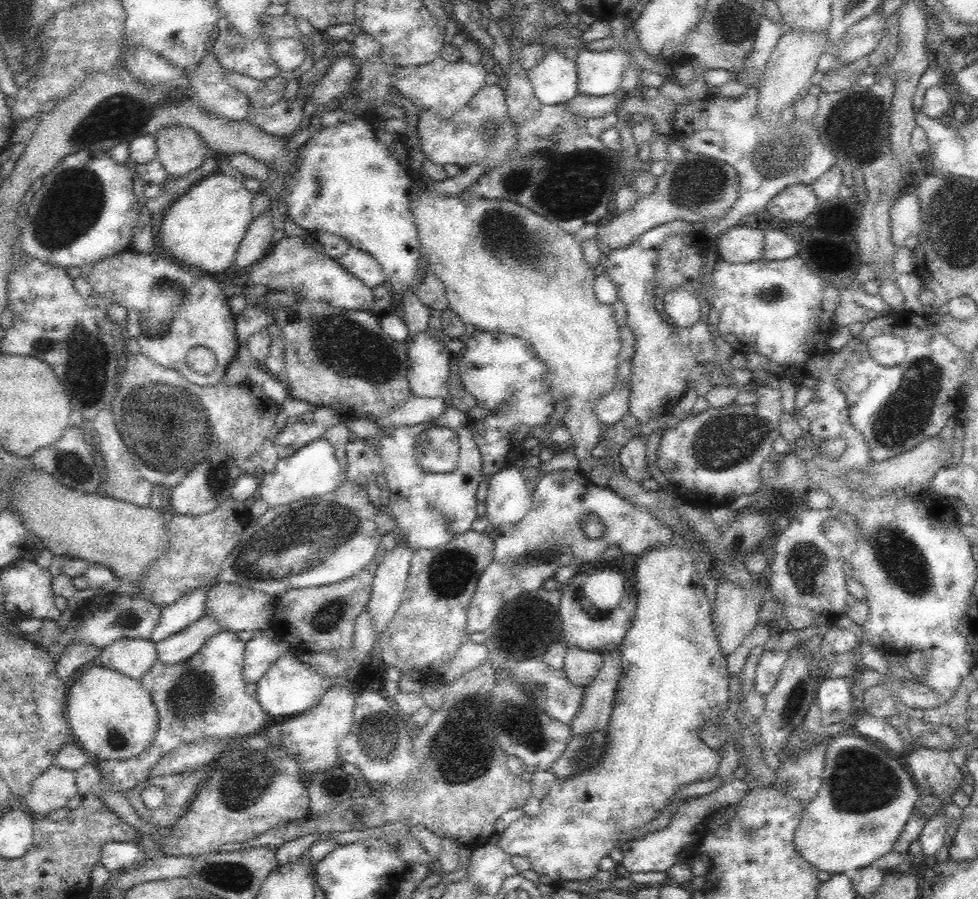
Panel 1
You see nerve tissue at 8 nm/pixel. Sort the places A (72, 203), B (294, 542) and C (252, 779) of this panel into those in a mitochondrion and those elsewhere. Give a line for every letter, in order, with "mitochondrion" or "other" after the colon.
A: mitochondrion
B: mitochondrion
C: mitochondrion

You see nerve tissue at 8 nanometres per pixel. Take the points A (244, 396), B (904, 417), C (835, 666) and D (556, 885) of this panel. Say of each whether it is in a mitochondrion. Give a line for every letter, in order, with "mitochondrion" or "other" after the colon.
A: other
B: mitochondrion
C: other
D: other

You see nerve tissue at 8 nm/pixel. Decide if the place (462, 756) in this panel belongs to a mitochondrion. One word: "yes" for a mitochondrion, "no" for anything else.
yes

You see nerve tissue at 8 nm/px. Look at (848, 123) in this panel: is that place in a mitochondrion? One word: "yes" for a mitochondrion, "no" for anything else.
yes

